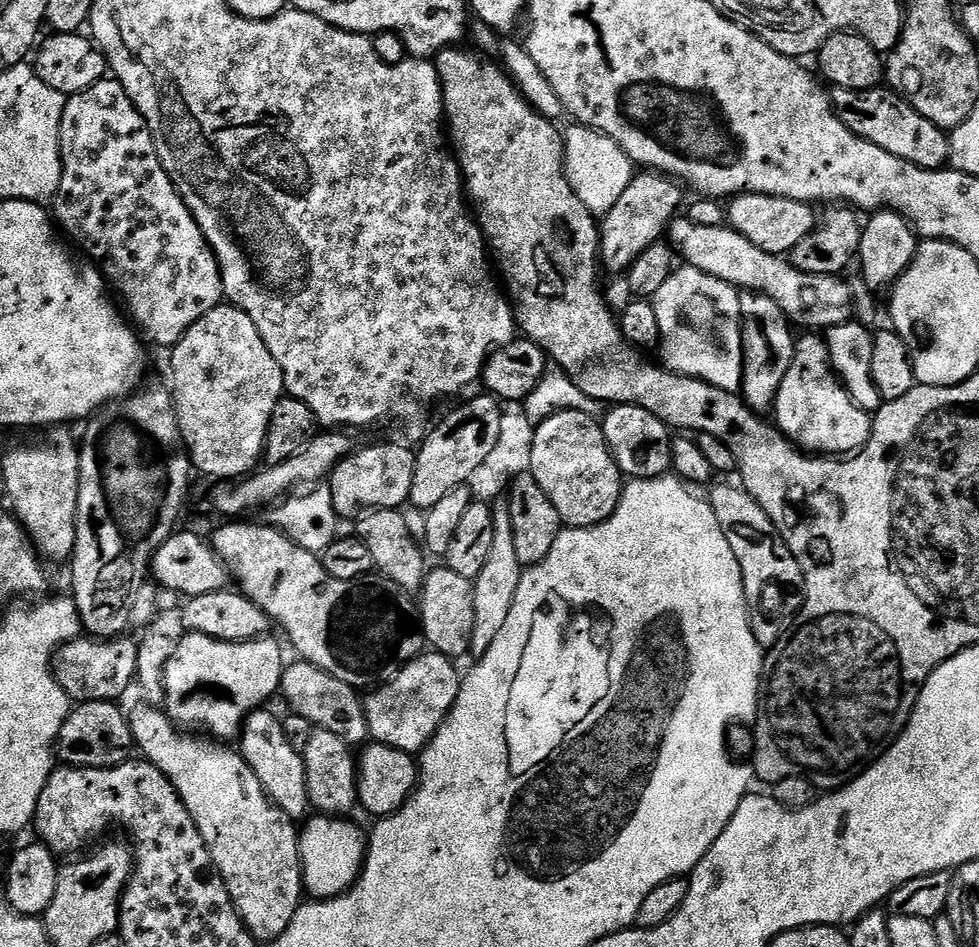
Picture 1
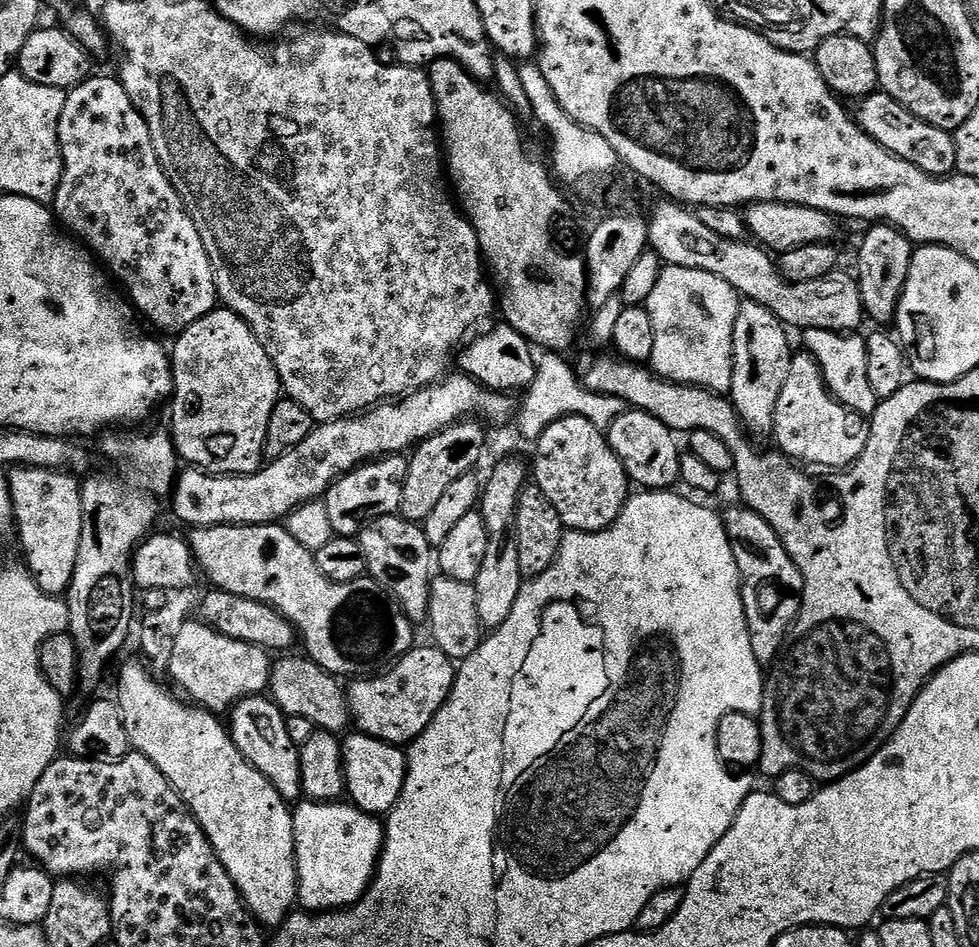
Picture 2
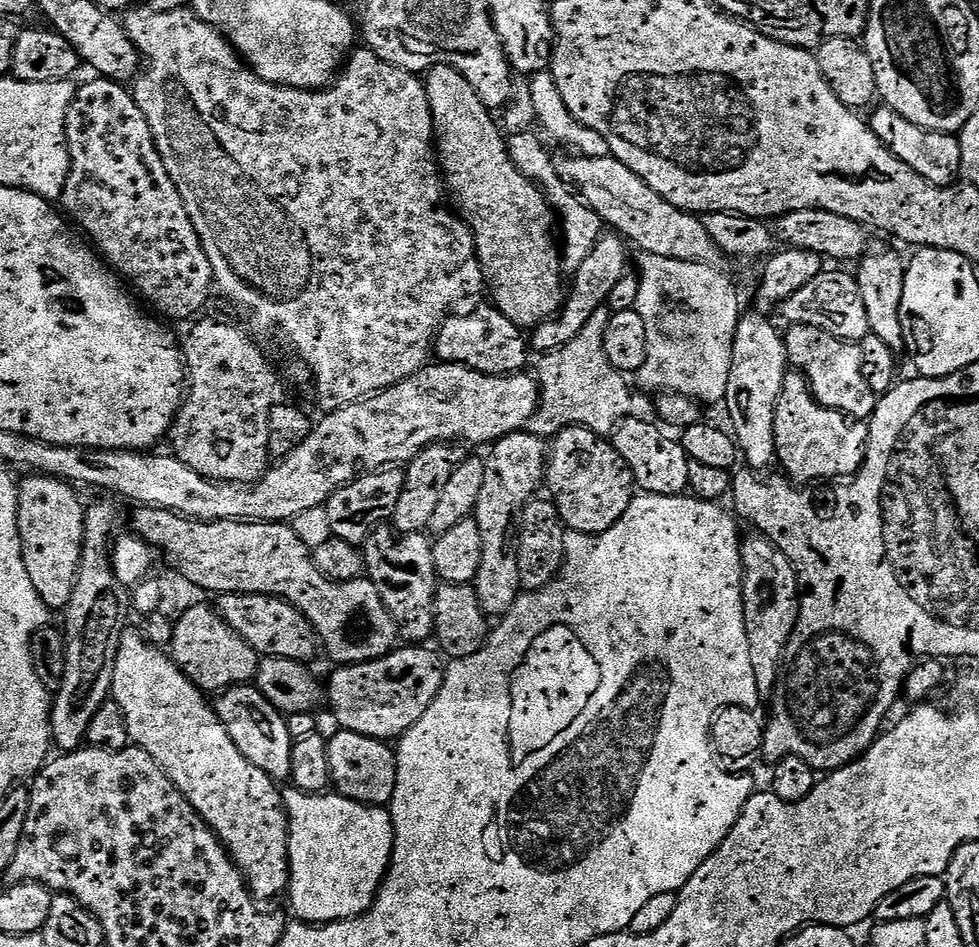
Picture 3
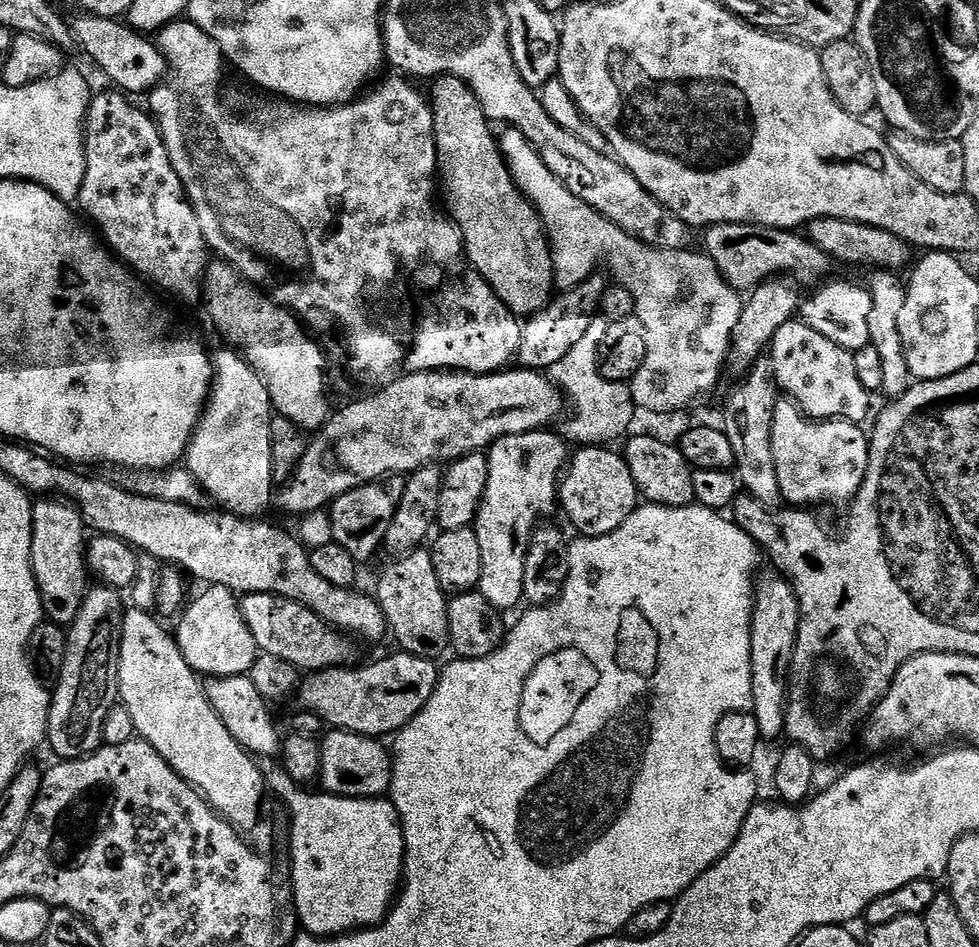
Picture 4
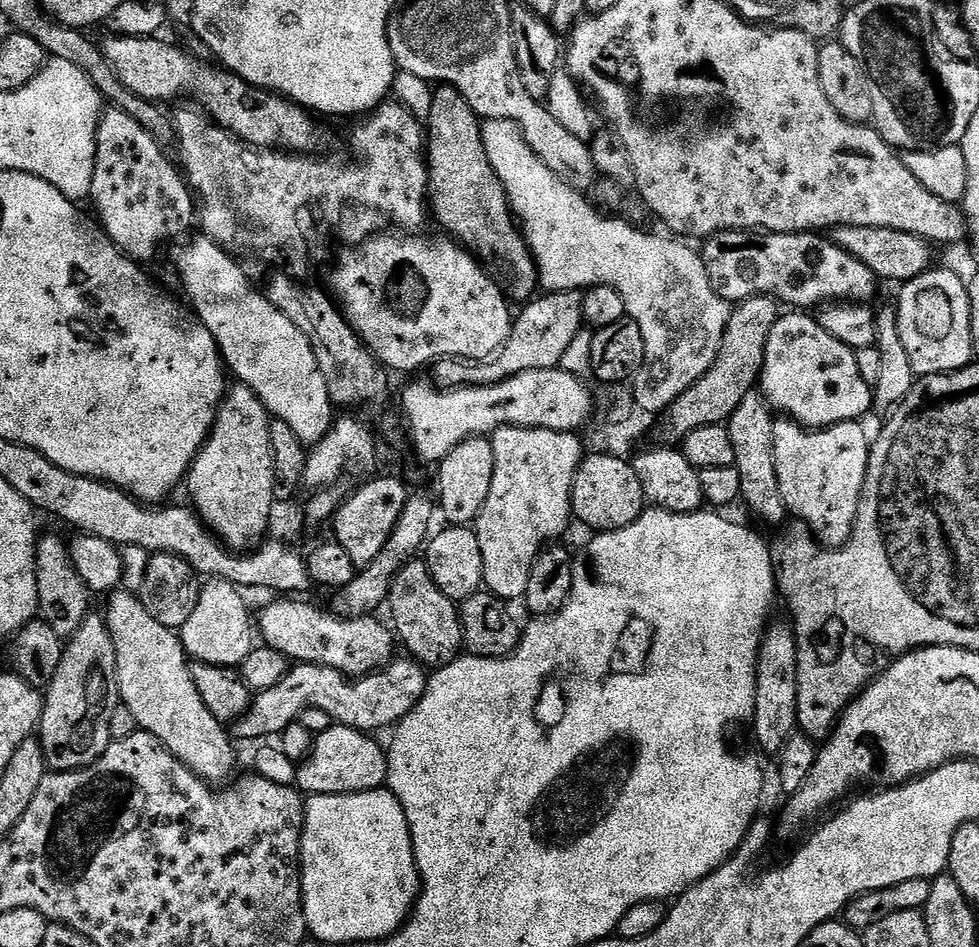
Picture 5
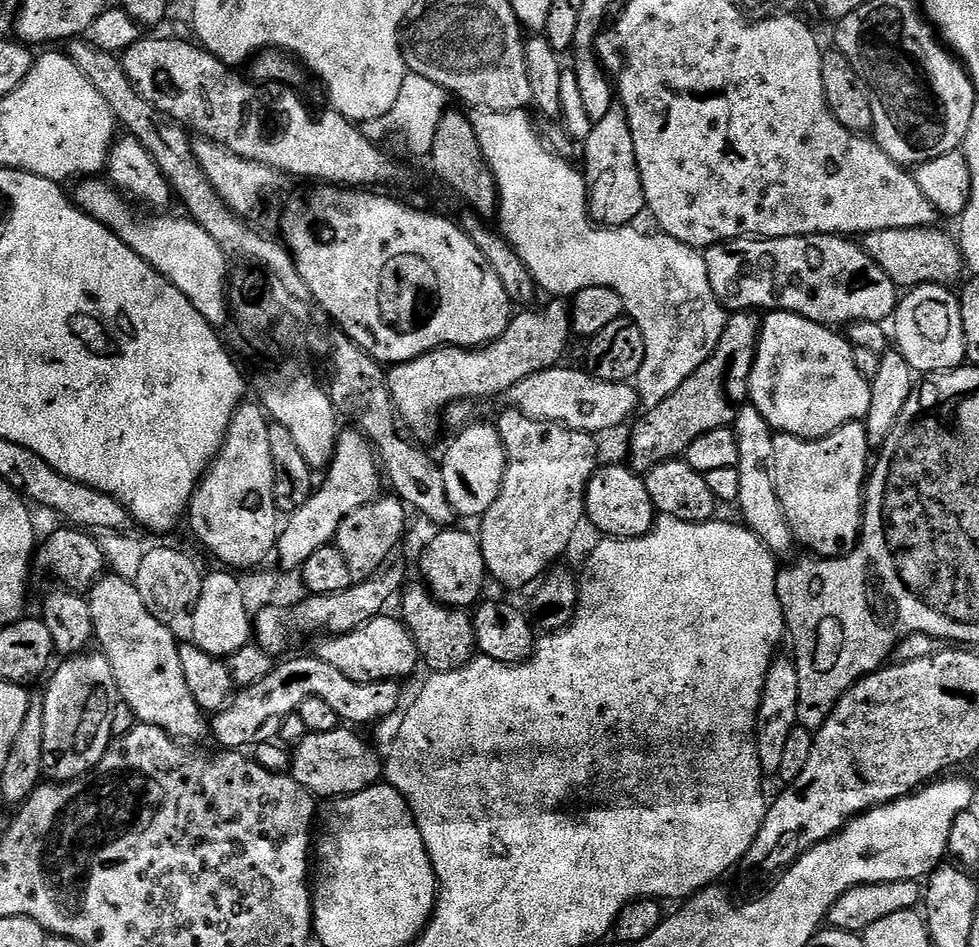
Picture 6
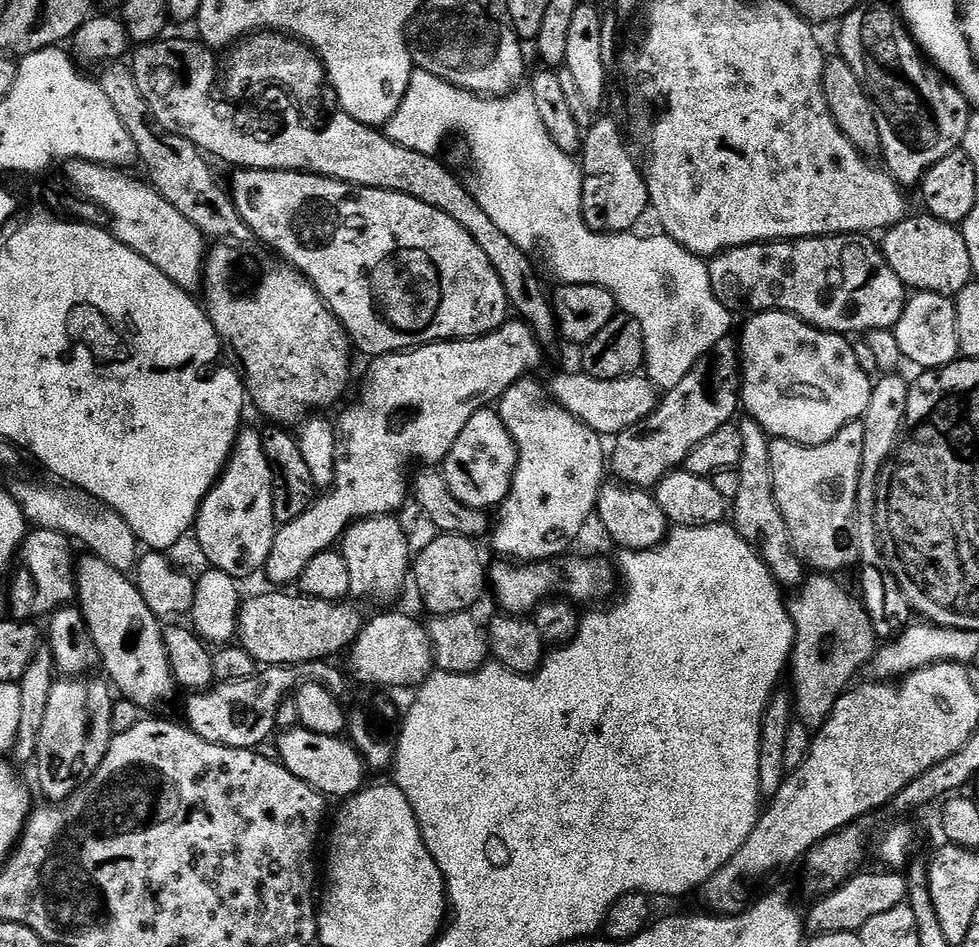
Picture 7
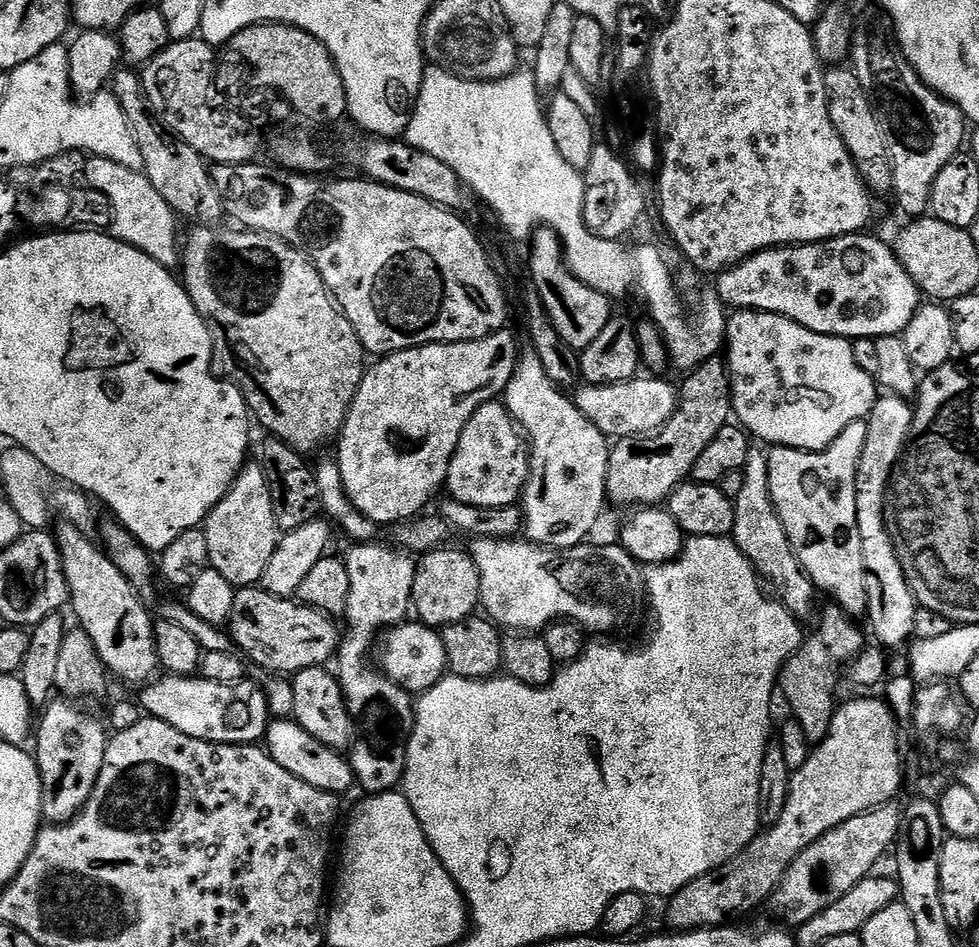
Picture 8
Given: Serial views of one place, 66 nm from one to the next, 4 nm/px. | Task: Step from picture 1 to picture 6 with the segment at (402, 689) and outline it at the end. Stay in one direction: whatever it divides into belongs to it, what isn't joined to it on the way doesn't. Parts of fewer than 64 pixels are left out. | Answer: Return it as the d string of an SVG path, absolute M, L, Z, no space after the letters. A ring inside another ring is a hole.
M315 654L288 659L281 659L270 675L262 678L262 682L239 689L232 701L211 717L210 732L213 737L216 735L221 749L252 750L257 744L275 741L279 737L282 722L290 714L299 712L306 698L322 698L322 702L329 704L341 721L352 726L384 720L400 704L401 685L395 680L369 680L359 684L350 682L346 674L334 670L334 666L322 662Z

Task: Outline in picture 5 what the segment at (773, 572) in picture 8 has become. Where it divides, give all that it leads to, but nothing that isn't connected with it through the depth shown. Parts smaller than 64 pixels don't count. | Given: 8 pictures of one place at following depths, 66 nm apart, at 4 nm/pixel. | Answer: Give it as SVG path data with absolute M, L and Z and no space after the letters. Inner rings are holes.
M756 390L742 398L738 410L734 410L734 414L726 421L730 442L734 442L736 469L742 478L740 495L743 503L748 503L749 510L761 516L766 523L780 526L785 523L789 510L782 502L782 490L778 490L778 470L774 470L775 425L773 409L768 407L767 400Z

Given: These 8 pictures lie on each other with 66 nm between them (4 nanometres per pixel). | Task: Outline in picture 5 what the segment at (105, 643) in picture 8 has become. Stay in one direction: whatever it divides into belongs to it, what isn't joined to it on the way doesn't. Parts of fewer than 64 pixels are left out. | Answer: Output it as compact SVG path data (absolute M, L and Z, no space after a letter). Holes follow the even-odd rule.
M117 590L107 597L108 633L114 642L116 651L116 681L120 691L120 699L134 714L137 729L149 732L164 749L174 758L178 758L201 780L216 786L236 768L236 752L232 749L233 737L229 729L221 724L210 710L206 710L206 702L202 702L202 694L198 694L198 686L194 686L190 657L184 650L184 644L173 629L167 628L146 612L139 595Z

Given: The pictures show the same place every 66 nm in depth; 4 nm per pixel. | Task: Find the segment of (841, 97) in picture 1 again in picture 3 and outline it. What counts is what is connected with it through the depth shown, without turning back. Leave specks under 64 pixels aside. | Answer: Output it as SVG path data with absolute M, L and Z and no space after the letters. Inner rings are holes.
M880 106L873 116L870 116L870 127L875 136L891 150L894 155L906 162L914 174L926 178L935 188L953 187L962 176L962 146L959 135L951 132L930 132L906 122L900 114L887 106Z

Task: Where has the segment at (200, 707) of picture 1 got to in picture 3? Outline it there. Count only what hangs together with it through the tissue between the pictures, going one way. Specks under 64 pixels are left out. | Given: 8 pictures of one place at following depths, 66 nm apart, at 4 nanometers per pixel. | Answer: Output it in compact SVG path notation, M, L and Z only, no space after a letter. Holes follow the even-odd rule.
M205 603L179 615L175 621L176 629L172 632L170 655L177 666L196 683L197 688L208 694L216 694L223 689L234 688L237 684L249 683L255 677L258 657L241 636L236 636L234 630L230 630L228 623L220 617L219 611L215 607L210 607Z

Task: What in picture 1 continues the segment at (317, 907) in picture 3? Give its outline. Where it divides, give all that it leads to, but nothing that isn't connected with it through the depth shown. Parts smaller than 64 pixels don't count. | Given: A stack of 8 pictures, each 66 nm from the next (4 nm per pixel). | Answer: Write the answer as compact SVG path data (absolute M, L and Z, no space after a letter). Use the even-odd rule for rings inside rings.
M316 814L305 819L299 829L300 873L304 875L305 893L313 900L329 900L331 896L341 896L355 884L360 871L364 869L366 832L350 821L348 818Z

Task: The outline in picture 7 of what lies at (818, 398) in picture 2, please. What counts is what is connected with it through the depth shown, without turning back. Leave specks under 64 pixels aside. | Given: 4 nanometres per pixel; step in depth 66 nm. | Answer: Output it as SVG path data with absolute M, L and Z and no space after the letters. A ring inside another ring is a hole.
M860 422L847 424L830 442L809 448L777 439L768 446L774 498L790 530L792 548L809 569L820 574L841 574L858 560L854 525L863 429Z

